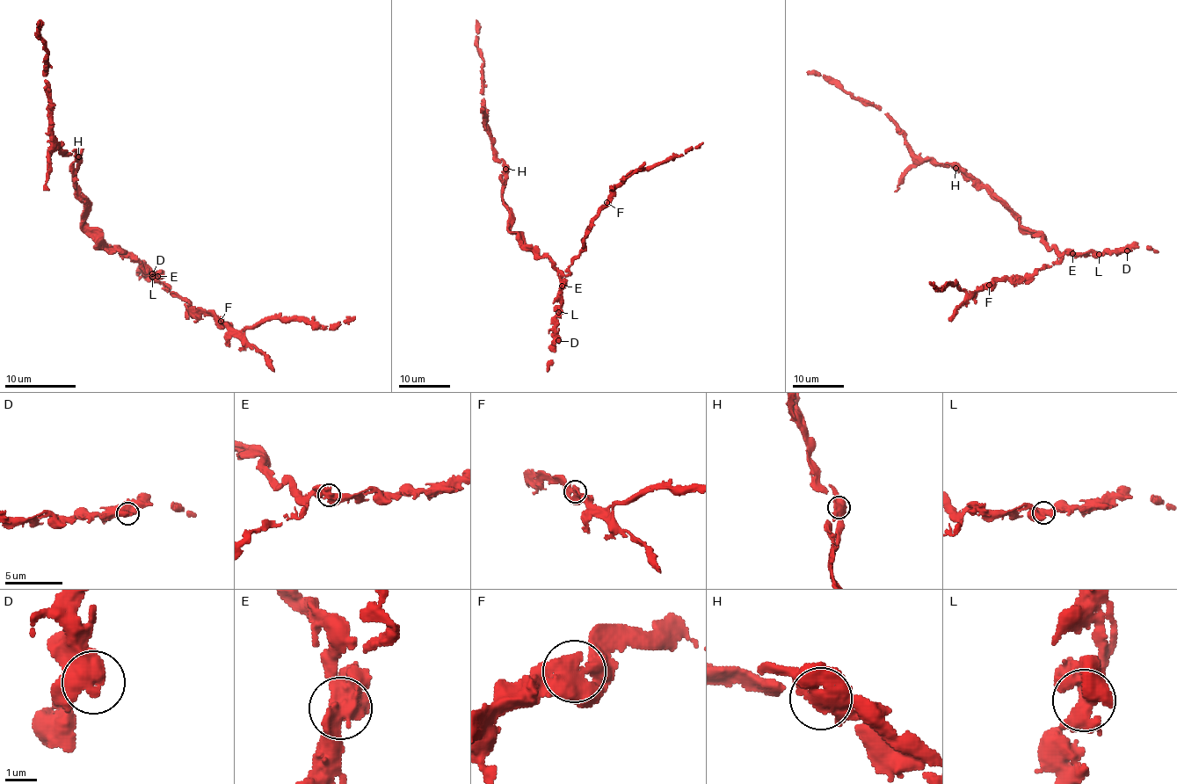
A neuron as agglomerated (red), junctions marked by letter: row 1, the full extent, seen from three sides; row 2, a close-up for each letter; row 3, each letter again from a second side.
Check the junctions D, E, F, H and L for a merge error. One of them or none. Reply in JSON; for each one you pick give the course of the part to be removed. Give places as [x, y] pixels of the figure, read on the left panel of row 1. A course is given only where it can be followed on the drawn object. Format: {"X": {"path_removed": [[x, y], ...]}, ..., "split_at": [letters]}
{"split_at": []}

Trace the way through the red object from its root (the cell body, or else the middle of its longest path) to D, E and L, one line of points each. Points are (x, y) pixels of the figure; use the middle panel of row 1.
D: (519, 234), (521, 240), (539, 257), (547, 257), (560, 274), (562, 303), (555, 328), (558, 340)
E: (519, 234), (521, 240), (539, 257), (548, 257), (560, 274), (562, 286)
L: (519, 234), (521, 240), (539, 257), (547, 257), (560, 274), (561, 302), (558, 313)

